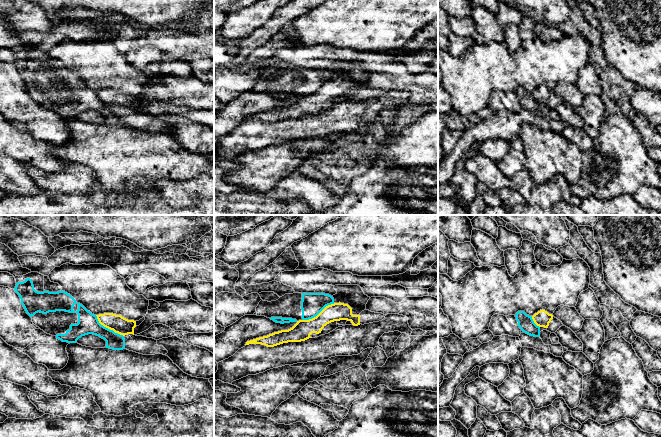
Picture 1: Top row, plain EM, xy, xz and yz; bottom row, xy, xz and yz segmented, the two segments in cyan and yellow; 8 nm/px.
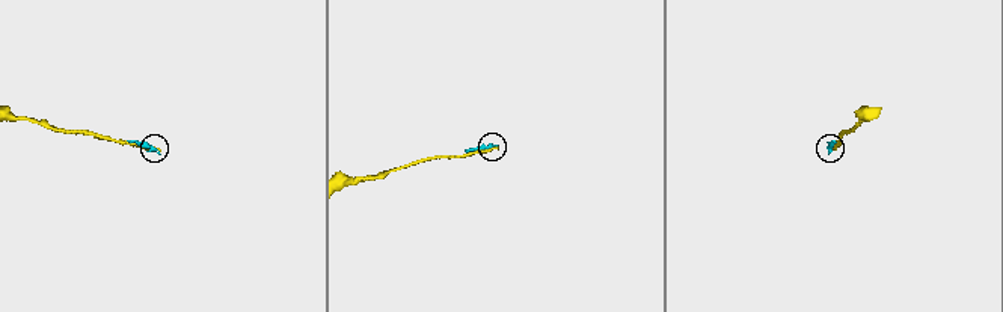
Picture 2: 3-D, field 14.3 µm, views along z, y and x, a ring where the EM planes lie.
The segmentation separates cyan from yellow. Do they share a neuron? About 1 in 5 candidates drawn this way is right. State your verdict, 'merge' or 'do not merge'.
do not merge

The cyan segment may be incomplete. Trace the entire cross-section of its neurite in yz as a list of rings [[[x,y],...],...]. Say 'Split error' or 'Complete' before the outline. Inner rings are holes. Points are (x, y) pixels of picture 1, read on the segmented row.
Complete. [[[518,311],[515,317],[519,328],[524,333],[534,337],[540,336],[540,327],[534,323],[532,316],[527,315],[524,311]]]

